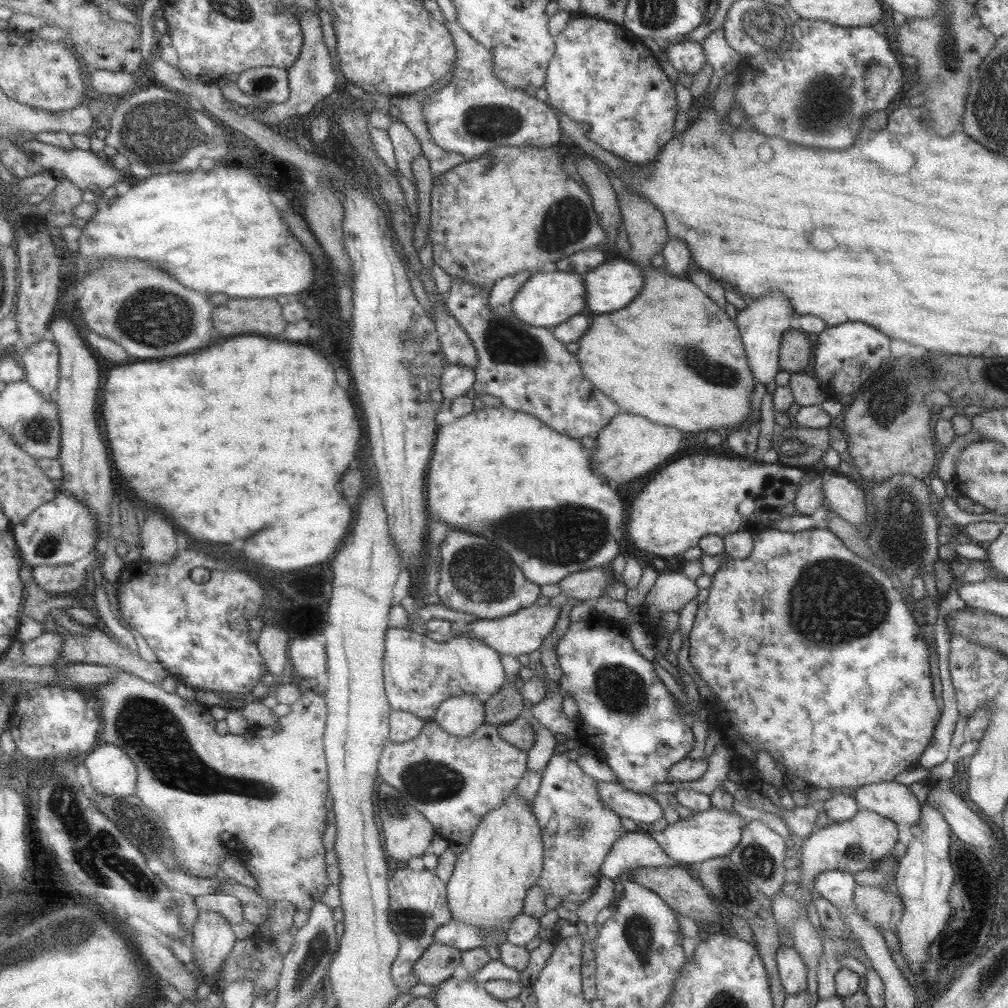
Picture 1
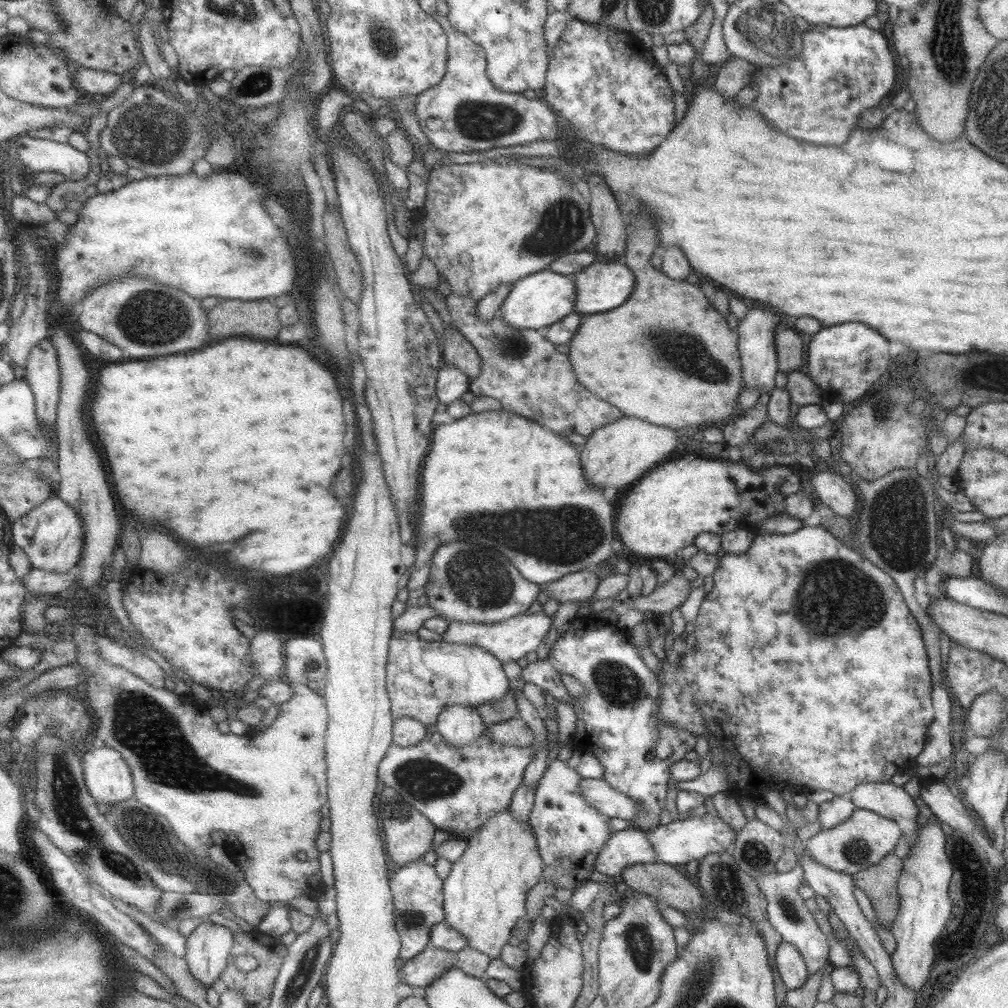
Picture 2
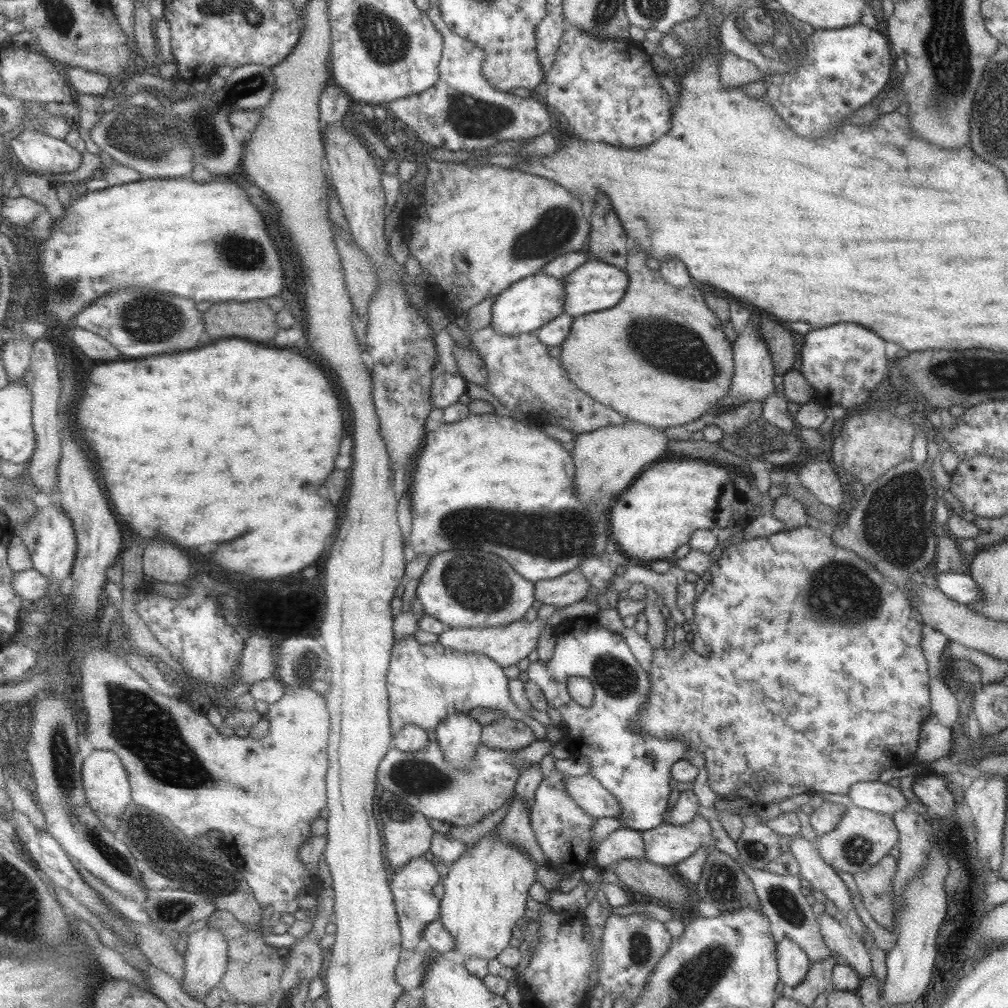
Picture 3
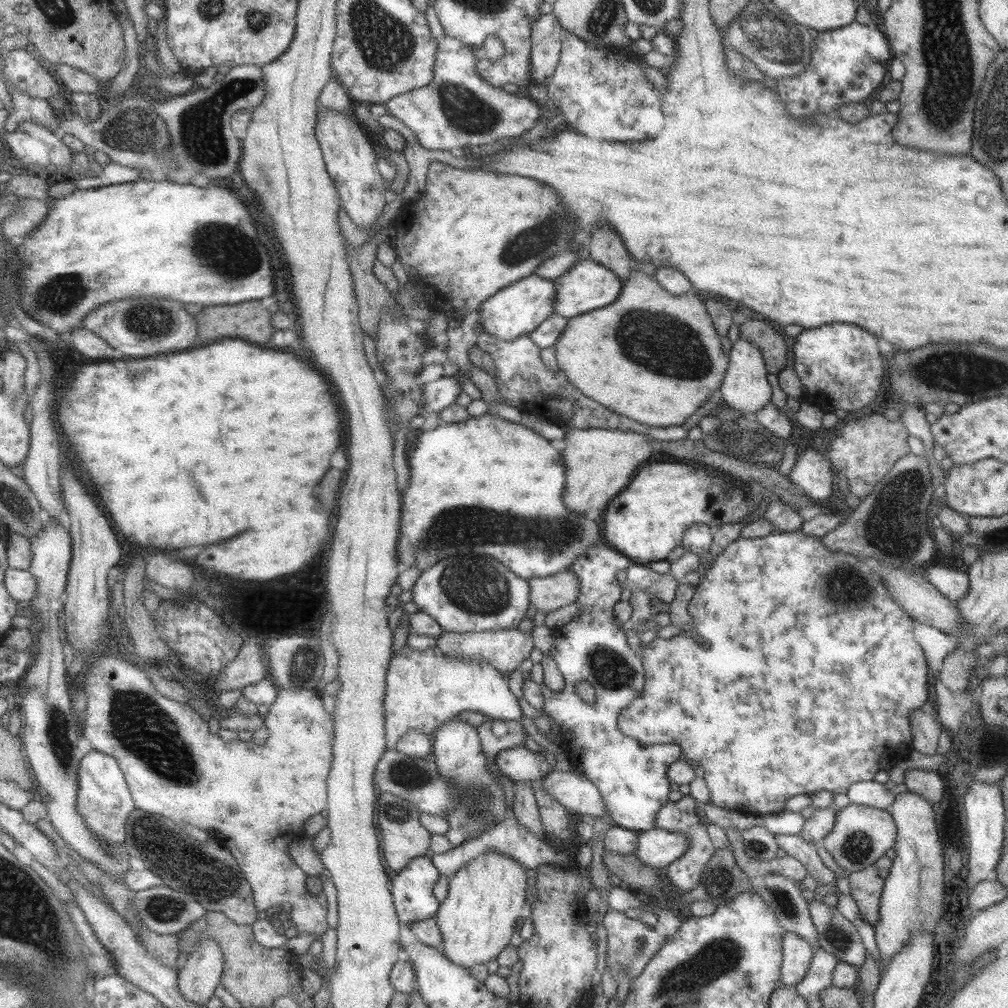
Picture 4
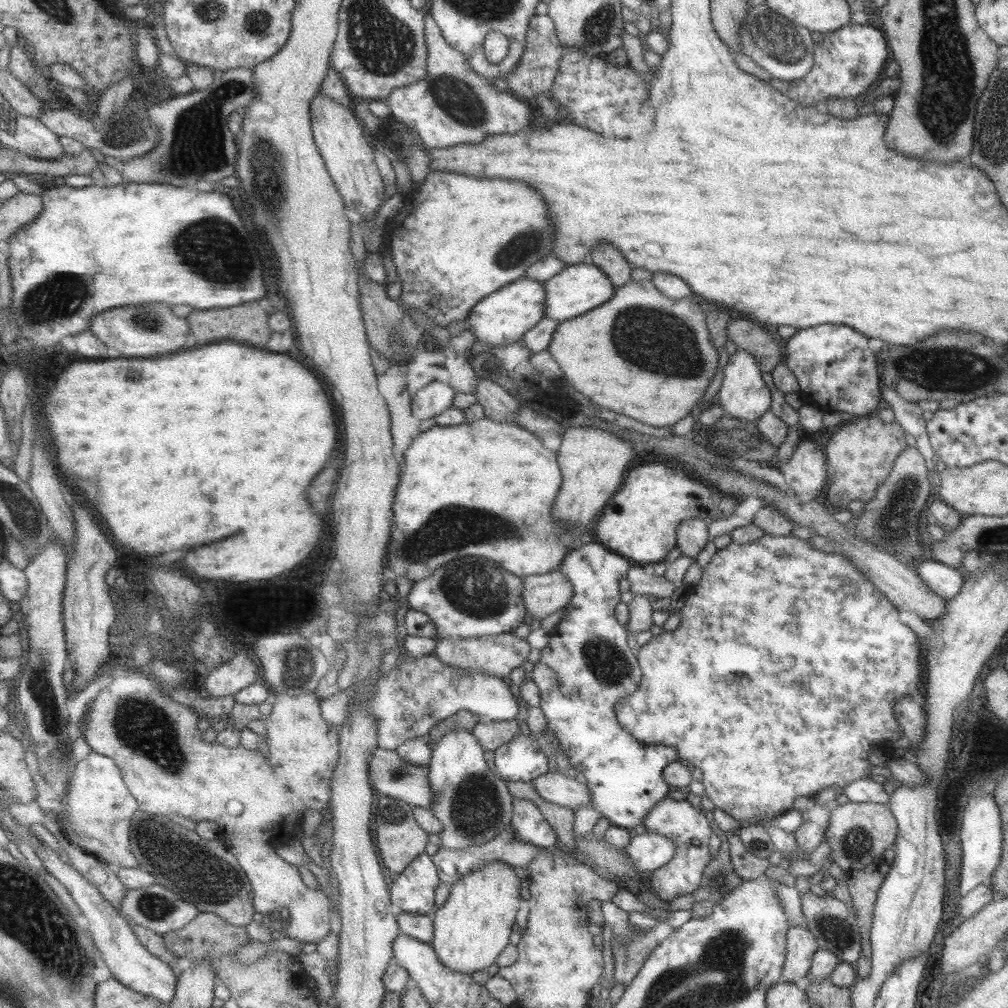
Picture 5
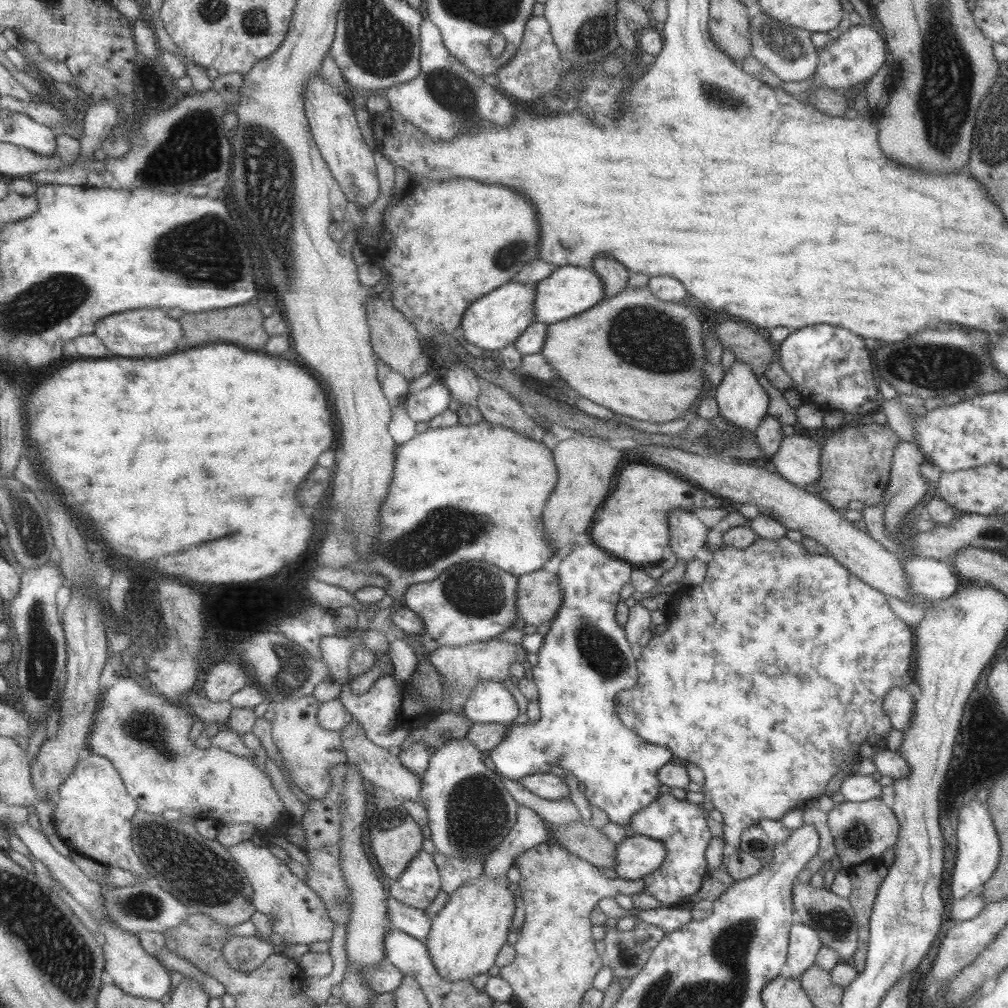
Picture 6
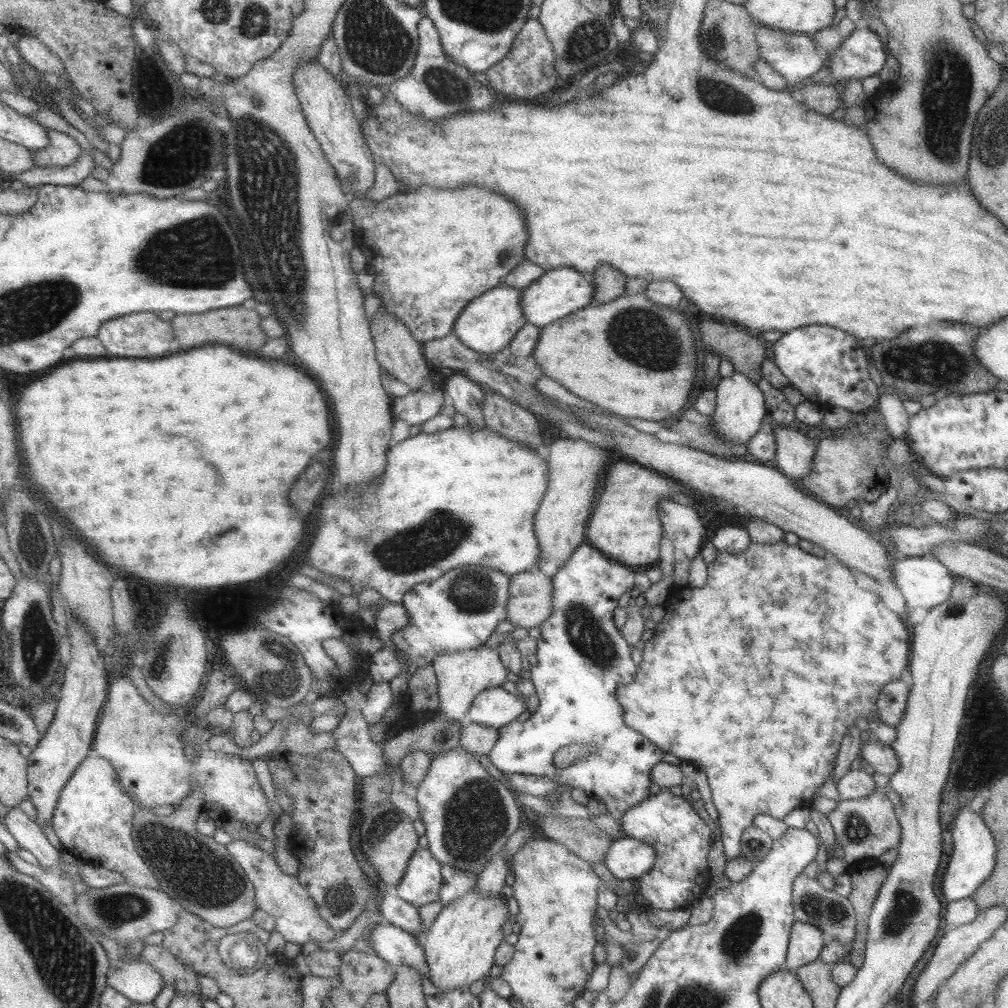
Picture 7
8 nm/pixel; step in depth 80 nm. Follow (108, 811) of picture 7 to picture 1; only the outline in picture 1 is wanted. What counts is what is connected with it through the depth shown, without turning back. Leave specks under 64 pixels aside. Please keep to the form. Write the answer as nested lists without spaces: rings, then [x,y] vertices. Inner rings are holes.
[[[102,744],[84,760],[89,772],[86,783],[107,796],[131,796],[138,787],[138,765],[118,745]]]

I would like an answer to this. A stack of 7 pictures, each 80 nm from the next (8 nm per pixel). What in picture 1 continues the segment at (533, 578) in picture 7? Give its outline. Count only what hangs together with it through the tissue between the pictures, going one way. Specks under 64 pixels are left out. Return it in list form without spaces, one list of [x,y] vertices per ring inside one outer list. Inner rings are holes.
[[[596,567],[586,571],[573,572],[557,582],[560,594],[577,601],[596,600],[605,591],[611,573],[606,567]]]

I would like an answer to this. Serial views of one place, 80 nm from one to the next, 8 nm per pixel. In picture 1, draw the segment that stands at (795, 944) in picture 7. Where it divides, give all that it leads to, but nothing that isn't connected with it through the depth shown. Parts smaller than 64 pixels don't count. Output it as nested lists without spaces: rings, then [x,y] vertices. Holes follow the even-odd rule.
[[[792,947],[778,948],[775,961],[781,988],[787,995],[807,989],[806,968]]]

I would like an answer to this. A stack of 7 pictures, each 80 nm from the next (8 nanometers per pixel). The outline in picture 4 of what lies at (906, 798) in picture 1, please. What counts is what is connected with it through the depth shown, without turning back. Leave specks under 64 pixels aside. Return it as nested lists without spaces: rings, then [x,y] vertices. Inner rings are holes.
[[[873,780],[854,782],[846,790],[849,802],[856,805],[867,805],[885,810],[895,798],[895,792],[888,791],[882,783]]]

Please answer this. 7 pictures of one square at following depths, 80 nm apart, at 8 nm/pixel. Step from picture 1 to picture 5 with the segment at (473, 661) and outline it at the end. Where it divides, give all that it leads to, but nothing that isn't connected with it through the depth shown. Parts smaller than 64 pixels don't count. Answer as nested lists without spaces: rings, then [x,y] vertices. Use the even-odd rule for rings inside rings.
[[[435,652],[423,656],[423,658],[408,655],[407,662],[398,661],[389,673],[383,674],[382,678],[378,680],[374,686],[372,699],[366,704],[366,710],[370,710],[375,716],[378,716],[379,747],[396,751],[407,740],[427,737],[436,724],[449,719],[451,715],[459,711],[471,711],[486,720],[510,721],[517,718],[519,700],[511,692],[509,686],[510,682],[503,682],[498,676],[486,672],[474,672],[474,670],[468,672],[464,668],[446,666]]]

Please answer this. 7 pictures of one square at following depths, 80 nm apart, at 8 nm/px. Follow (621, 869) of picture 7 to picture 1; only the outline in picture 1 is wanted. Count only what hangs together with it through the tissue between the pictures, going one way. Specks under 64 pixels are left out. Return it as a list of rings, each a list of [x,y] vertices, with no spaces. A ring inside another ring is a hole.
[[[709,808],[697,812],[691,817],[680,819],[665,826],[663,830],[653,831],[650,835],[658,842],[661,850],[676,863],[693,864],[703,862],[711,857],[728,856],[732,848],[739,842],[744,822],[738,814],[732,810],[719,810]]]

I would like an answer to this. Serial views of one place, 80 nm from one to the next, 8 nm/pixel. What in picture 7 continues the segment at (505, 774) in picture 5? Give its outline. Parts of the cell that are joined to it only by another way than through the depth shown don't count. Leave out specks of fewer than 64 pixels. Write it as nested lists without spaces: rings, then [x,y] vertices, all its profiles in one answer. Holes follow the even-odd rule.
[[[585,541],[550,579],[554,588],[554,610],[550,612],[549,618],[538,626],[540,634],[536,638],[537,663],[528,668],[529,679],[538,698],[537,709],[527,720],[499,729],[499,740],[489,758],[505,774],[519,773],[552,780],[556,787],[543,796],[550,804],[559,800],[559,794],[566,786],[577,787],[584,790],[589,797],[603,803],[608,813],[618,822],[630,806],[648,798],[647,789],[653,783],[650,779],[651,767],[655,766],[665,753],[624,723],[623,709],[615,698],[617,686],[632,683],[636,675],[636,665],[629,656],[630,644],[621,636],[612,619],[618,599],[634,584],[634,573],[629,566],[612,561]],[[571,744],[595,746],[596,750],[589,756],[578,758],[565,768],[557,768],[553,764],[553,754],[558,748]]]

